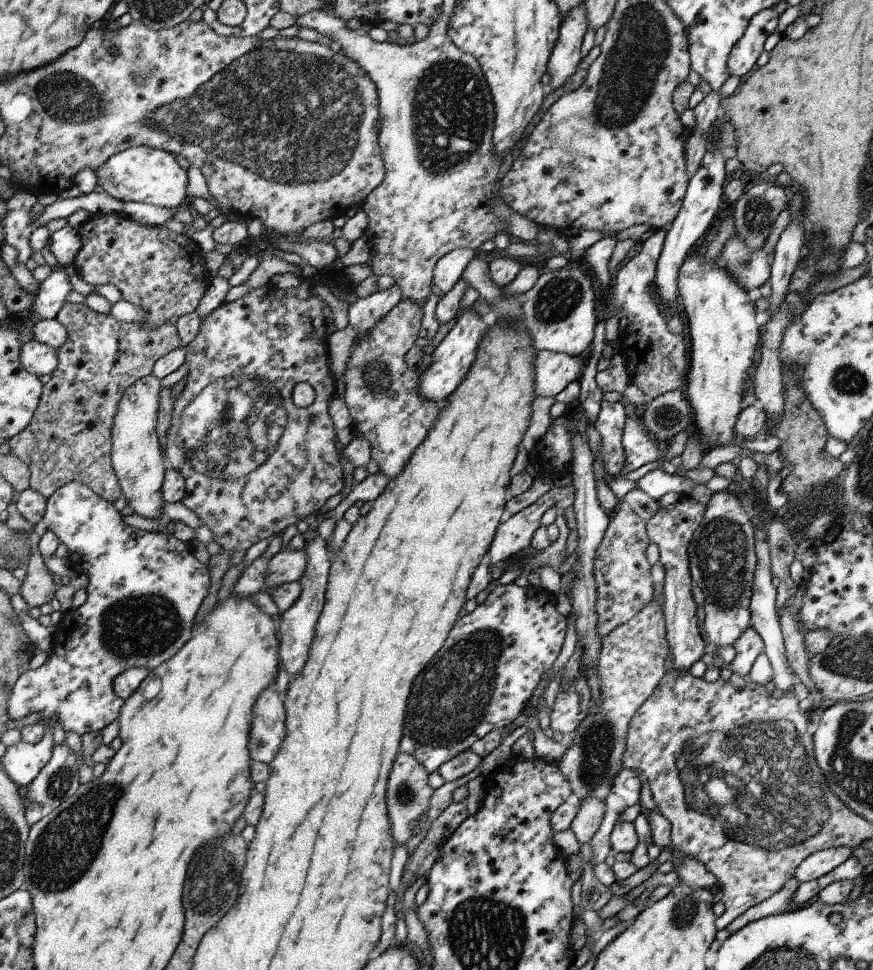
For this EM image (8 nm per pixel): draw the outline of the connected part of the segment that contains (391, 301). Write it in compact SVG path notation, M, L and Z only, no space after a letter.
M394 284L387 290L374 292L371 296L358 298L348 307L350 325L357 331L357 339L370 334L370 330L402 301L400 286Z

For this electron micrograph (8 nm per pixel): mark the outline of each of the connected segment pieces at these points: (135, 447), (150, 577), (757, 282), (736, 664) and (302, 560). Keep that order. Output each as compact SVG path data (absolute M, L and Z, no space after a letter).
M146 376L126 391L126 400L122 400L122 412L118 412L118 428L113 428L112 464L121 492L135 514L158 519L165 513L164 498L164 462L162 446L156 426L158 419L158 400L160 397L160 379Z
M73 482L66 484L55 495L50 496L47 499L47 506L43 517L44 524L48 531L52 531L60 542L63 542L68 547L68 553L66 558L69 560L69 564L75 566L77 571L86 574L88 576L88 586L86 586L86 592L88 594L88 600L76 608L72 613L64 613L62 620L55 628L53 634L53 650L52 654L49 654L48 659L37 670L28 670L21 675L21 678L17 681L12 691L12 695L9 697L8 712L9 718L13 720L20 720L28 714L33 712L40 712L42 714L42 720L46 718L58 717L60 726L65 733L74 732L82 737L83 734L89 732L98 732L102 730L104 726L108 726L110 722L120 718L121 709L125 705L125 700L119 698L113 690L113 684L117 679L117 675L120 672L125 672L128 668L143 667L148 670L154 670L168 660L172 658L178 650L181 651L182 646L192 639L192 624L194 624L194 616L202 604L202 600L206 598L208 594L208 588L210 588L210 574L208 574L208 568L202 566L178 540L172 540L172 538L164 538L162 534L144 534L144 531L130 527L123 523L123 517L120 516L118 510L114 508L113 504L106 501L104 498L97 496L94 490L89 485L82 484L82 482Z
M786 209L774 220L770 236L760 250L746 248L746 244L737 234L734 242L728 240L724 244L724 250L720 252L718 258L719 263L728 270L728 274L734 280L738 280L738 284L744 286L746 292L753 288L760 288L771 278L771 265L775 255L774 248L790 222L792 222L792 216L790 216L790 210Z
M750 626L739 640L734 642L734 649L736 649L736 658L731 662L732 674L738 674L745 680L752 670L752 666L756 658L764 651L764 642L758 635L758 632Z
M290 546L279 552L268 564L268 570L266 570L266 584L265 589L270 593L276 587L288 582L297 582L304 576L304 570L306 566L306 548L302 550L290 550Z

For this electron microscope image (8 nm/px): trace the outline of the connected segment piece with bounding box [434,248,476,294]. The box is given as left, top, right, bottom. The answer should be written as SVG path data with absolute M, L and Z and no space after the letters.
M460 248L438 260L434 272L434 285L444 294L450 292L463 278L464 268L470 264L470 260L473 260L474 257L476 255L472 248Z

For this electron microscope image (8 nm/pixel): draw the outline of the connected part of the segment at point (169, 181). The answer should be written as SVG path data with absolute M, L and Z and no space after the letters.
M134 146L123 152L118 152L104 160L101 168L95 173L98 186L101 186L109 196L121 202L149 203L153 206L176 208L182 206L186 198L188 176L182 170L172 154L165 149L156 149L148 146Z

